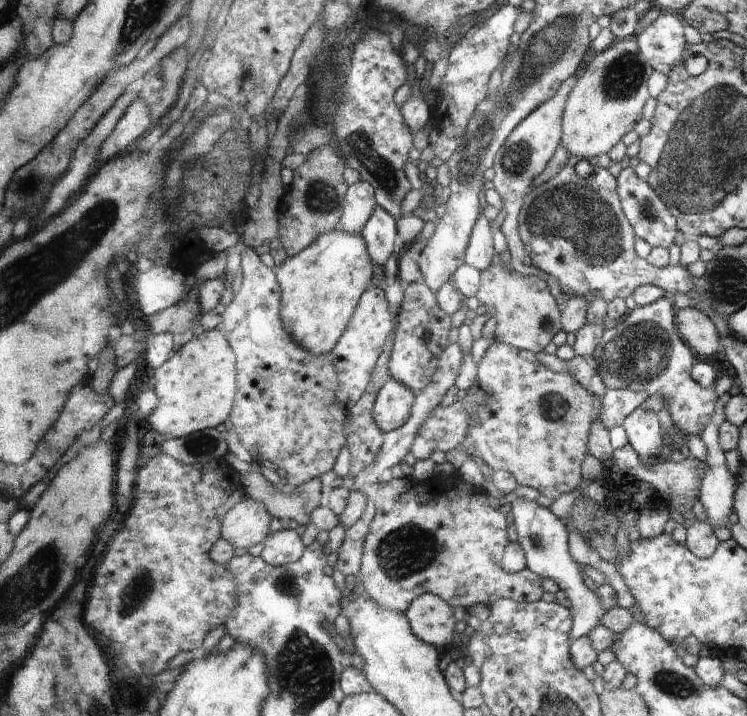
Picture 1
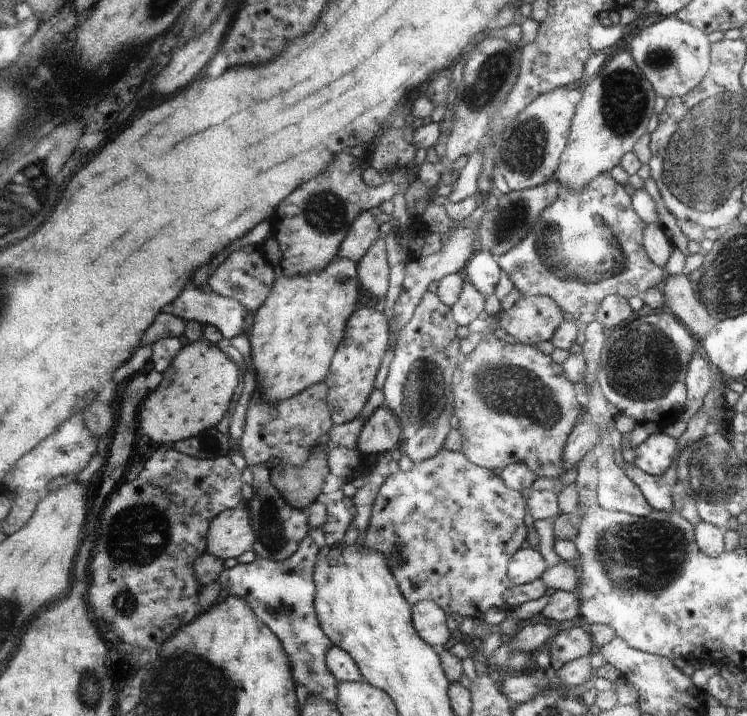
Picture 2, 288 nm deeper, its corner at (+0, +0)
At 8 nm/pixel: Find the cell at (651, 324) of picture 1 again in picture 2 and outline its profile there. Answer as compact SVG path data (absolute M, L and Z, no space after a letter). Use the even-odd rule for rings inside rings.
M655 312L639 316L621 328L615 326L607 336L595 382L607 404L613 404L619 414L633 418L637 424L647 418L653 424L661 424L661 416L681 414L687 396L693 398L683 378L687 378L691 360L699 352L703 352L701 340L687 332L677 314Z

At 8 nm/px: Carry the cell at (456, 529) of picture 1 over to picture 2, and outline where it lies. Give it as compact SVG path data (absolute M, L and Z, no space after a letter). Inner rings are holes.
M443 448L427 462L415 462L405 472L391 472L379 490L365 546L385 554L387 564L401 586L401 592L413 608L419 602L435 600L447 612L447 616L459 614L463 618L473 618L489 608L497 608L509 614L513 606L537 600L547 590L541 578L523 586L515 586L509 580L509 574L505 574L505 566L509 566L509 560L513 558L511 554L525 540L523 518L525 504L517 490L507 488L491 470L469 462L465 452L451 452Z

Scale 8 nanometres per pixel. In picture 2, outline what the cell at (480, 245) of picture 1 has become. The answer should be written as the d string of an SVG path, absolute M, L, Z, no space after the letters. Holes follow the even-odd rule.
M479 250L469 260L467 278L471 280L471 284L475 286L475 290L479 294L483 294L483 298L487 298L489 294L493 294L493 290L497 286L499 272L501 272L501 268L497 266L497 260L489 252L481 252Z

